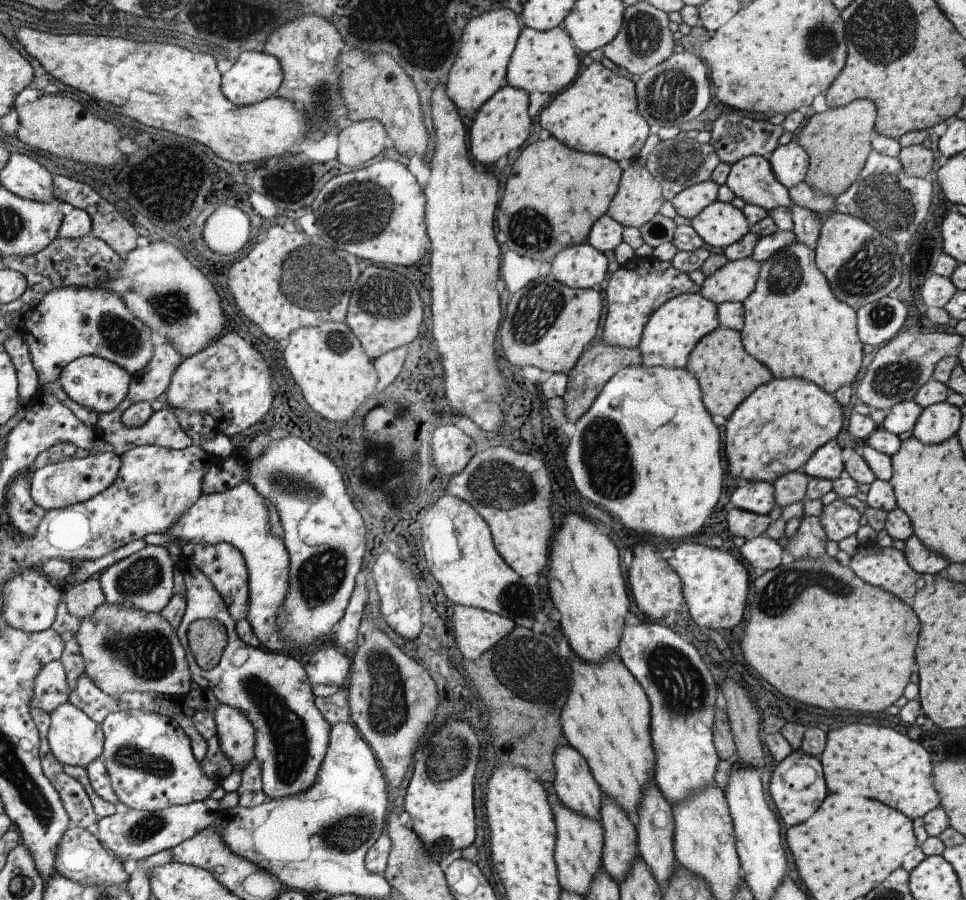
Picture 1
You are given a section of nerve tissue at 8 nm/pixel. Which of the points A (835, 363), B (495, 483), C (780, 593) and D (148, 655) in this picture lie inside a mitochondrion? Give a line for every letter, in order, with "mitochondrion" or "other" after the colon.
A: other
B: mitochondrion
C: mitochondrion
D: mitochondrion

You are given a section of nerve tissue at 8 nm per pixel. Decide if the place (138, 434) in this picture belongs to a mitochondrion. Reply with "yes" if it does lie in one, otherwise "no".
no

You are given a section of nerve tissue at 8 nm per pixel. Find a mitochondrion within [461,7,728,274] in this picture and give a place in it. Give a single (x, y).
(671, 93)

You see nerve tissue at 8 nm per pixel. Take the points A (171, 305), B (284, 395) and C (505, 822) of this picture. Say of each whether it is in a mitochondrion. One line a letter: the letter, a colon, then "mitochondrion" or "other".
A: mitochondrion
B: other
C: other

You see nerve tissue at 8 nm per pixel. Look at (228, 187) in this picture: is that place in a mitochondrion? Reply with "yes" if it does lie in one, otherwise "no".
no

